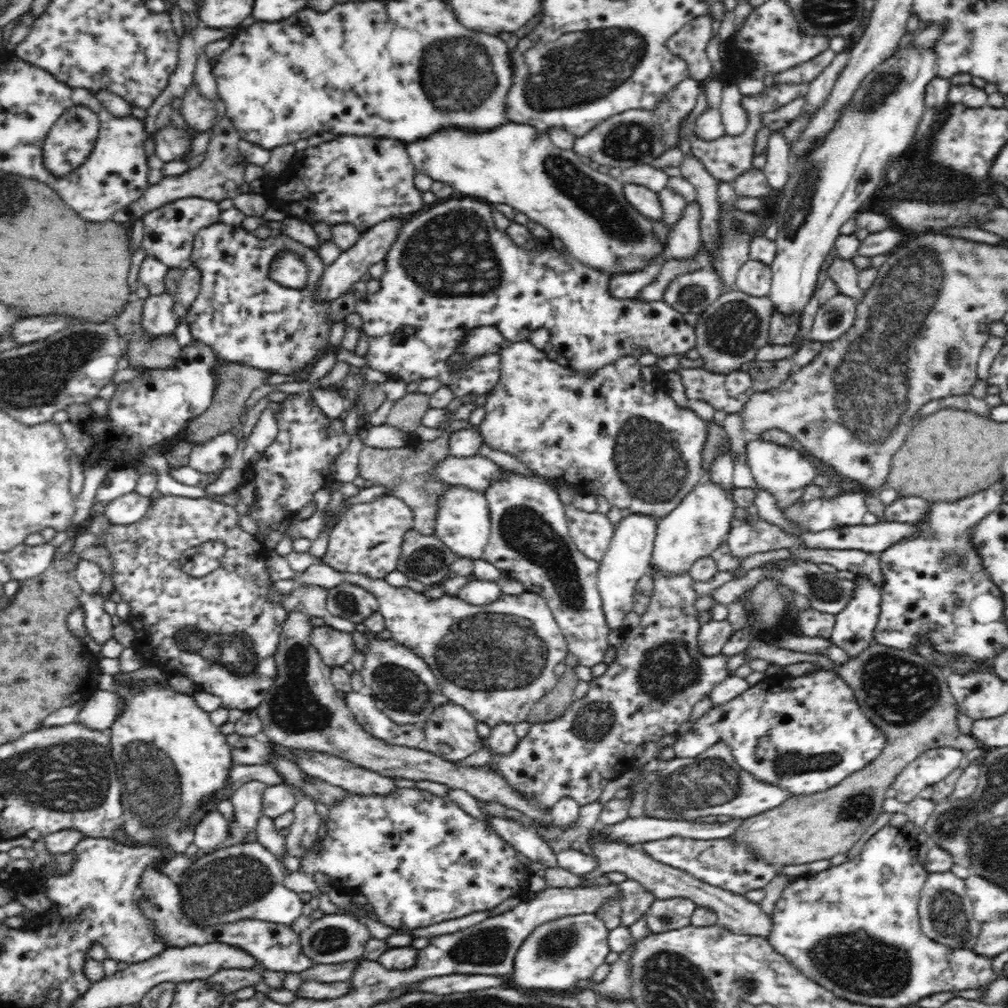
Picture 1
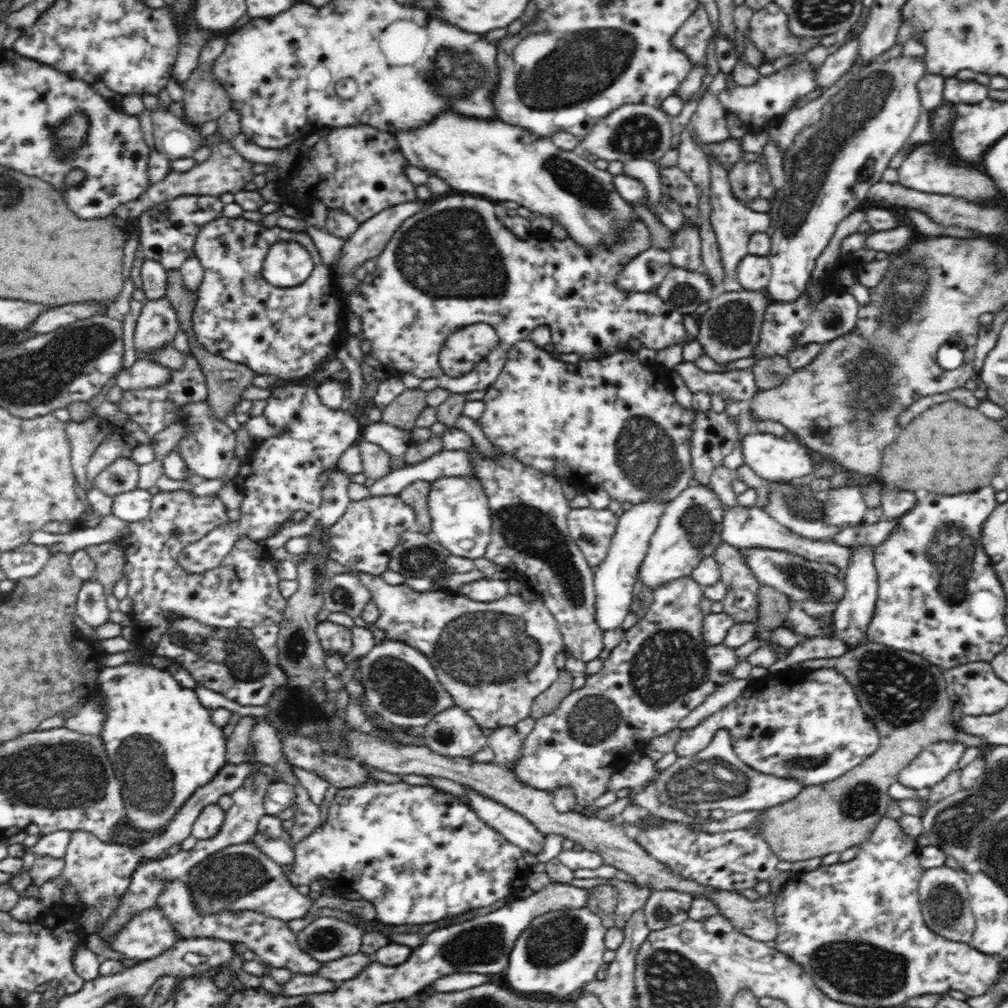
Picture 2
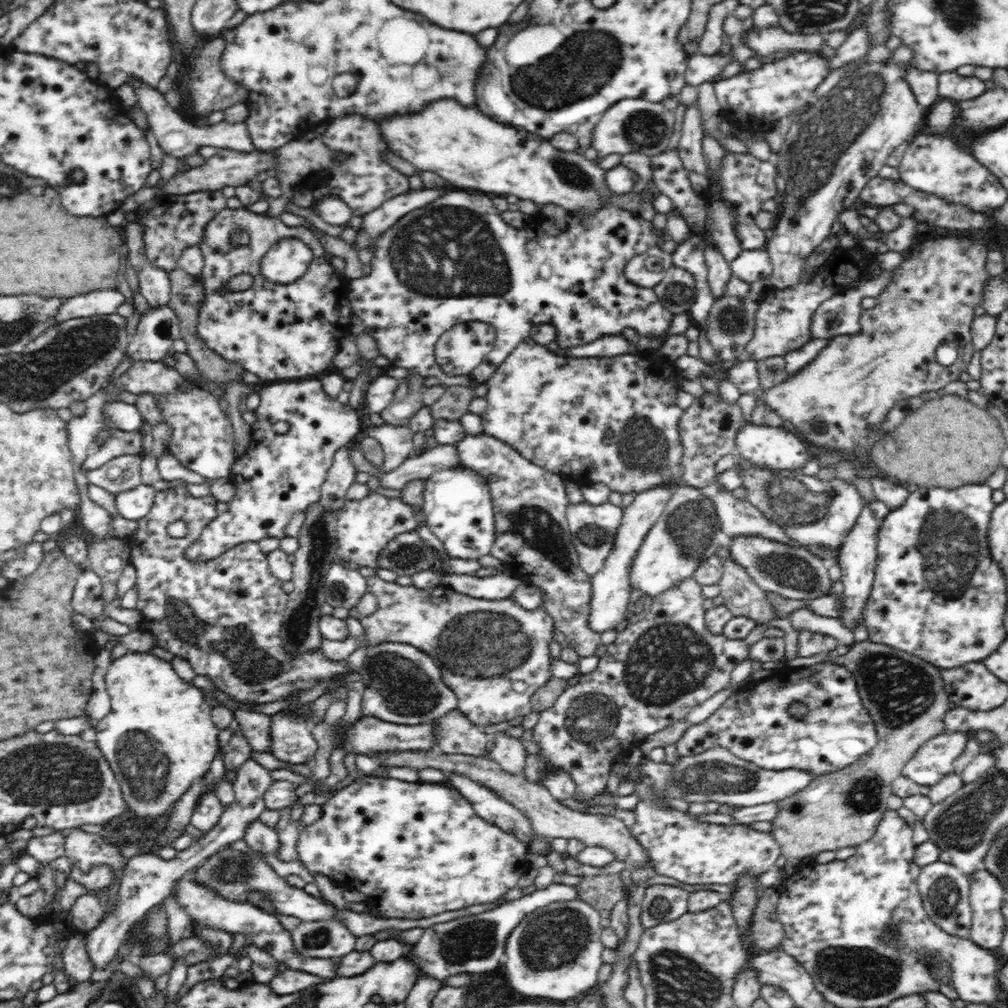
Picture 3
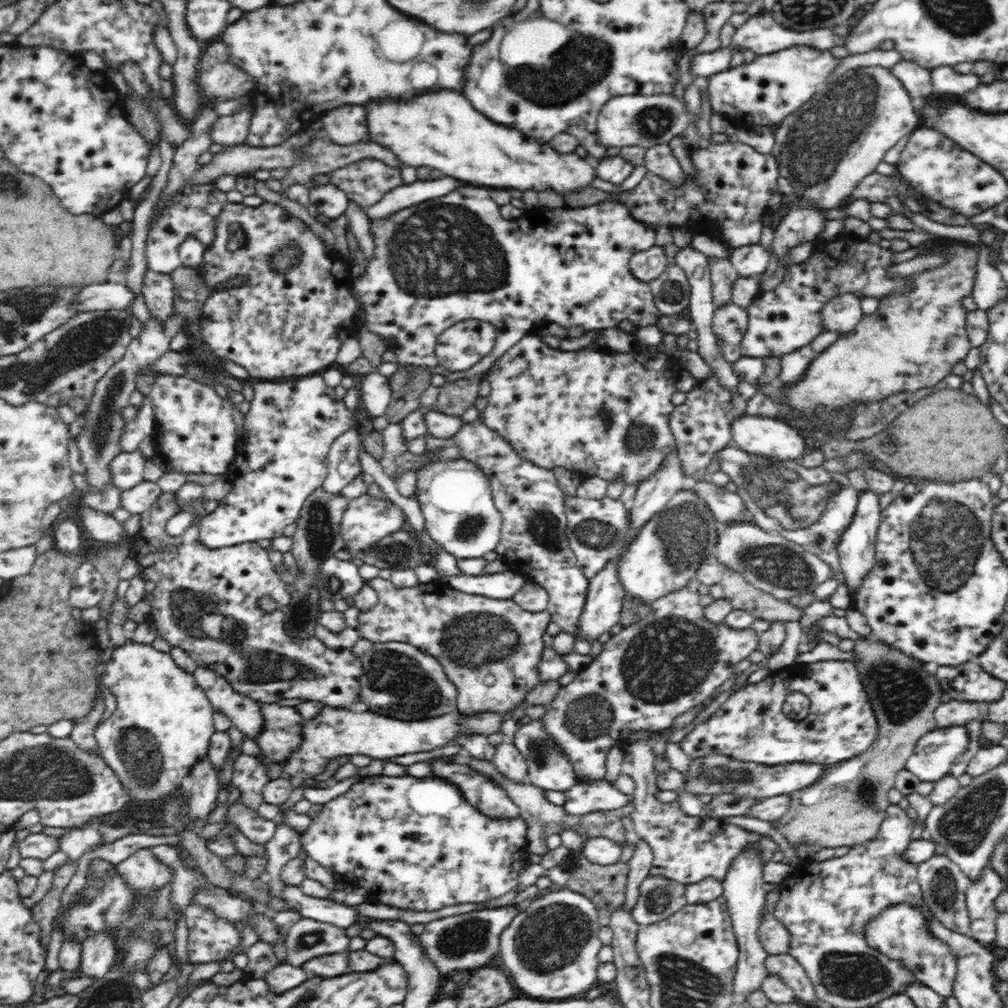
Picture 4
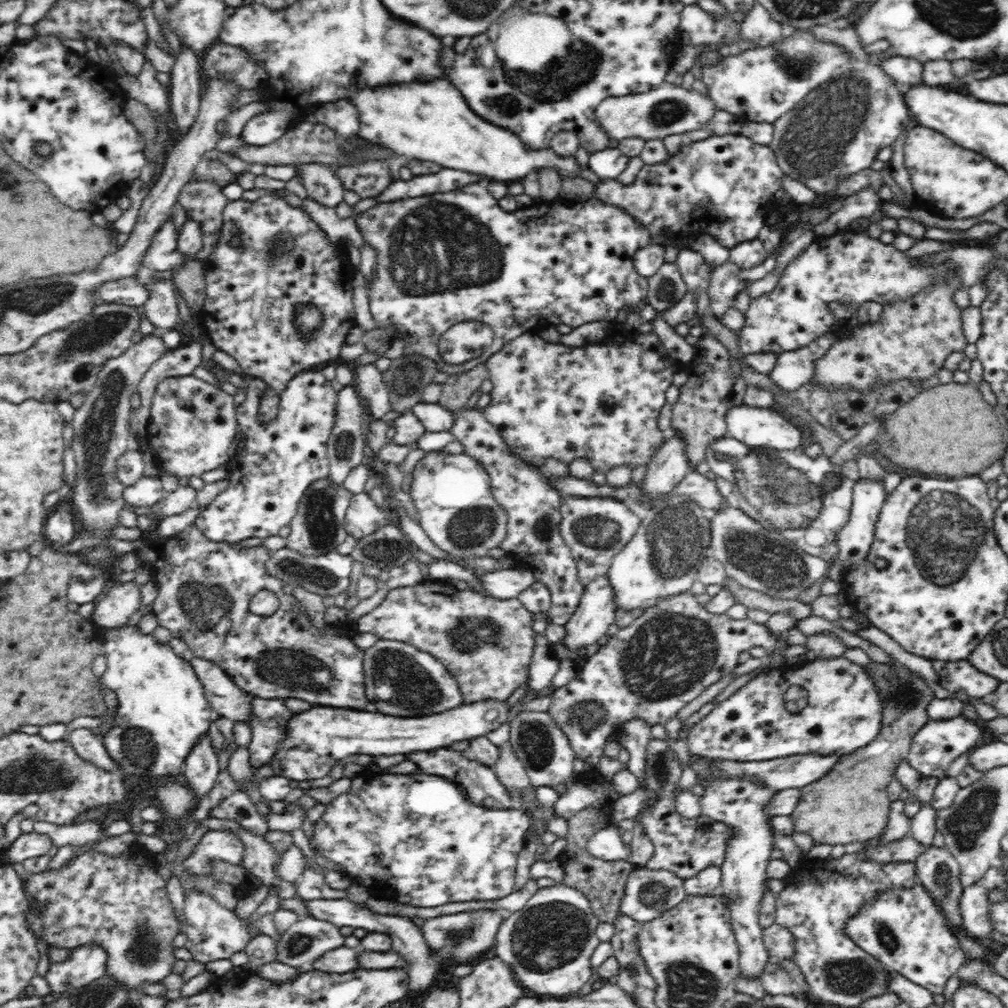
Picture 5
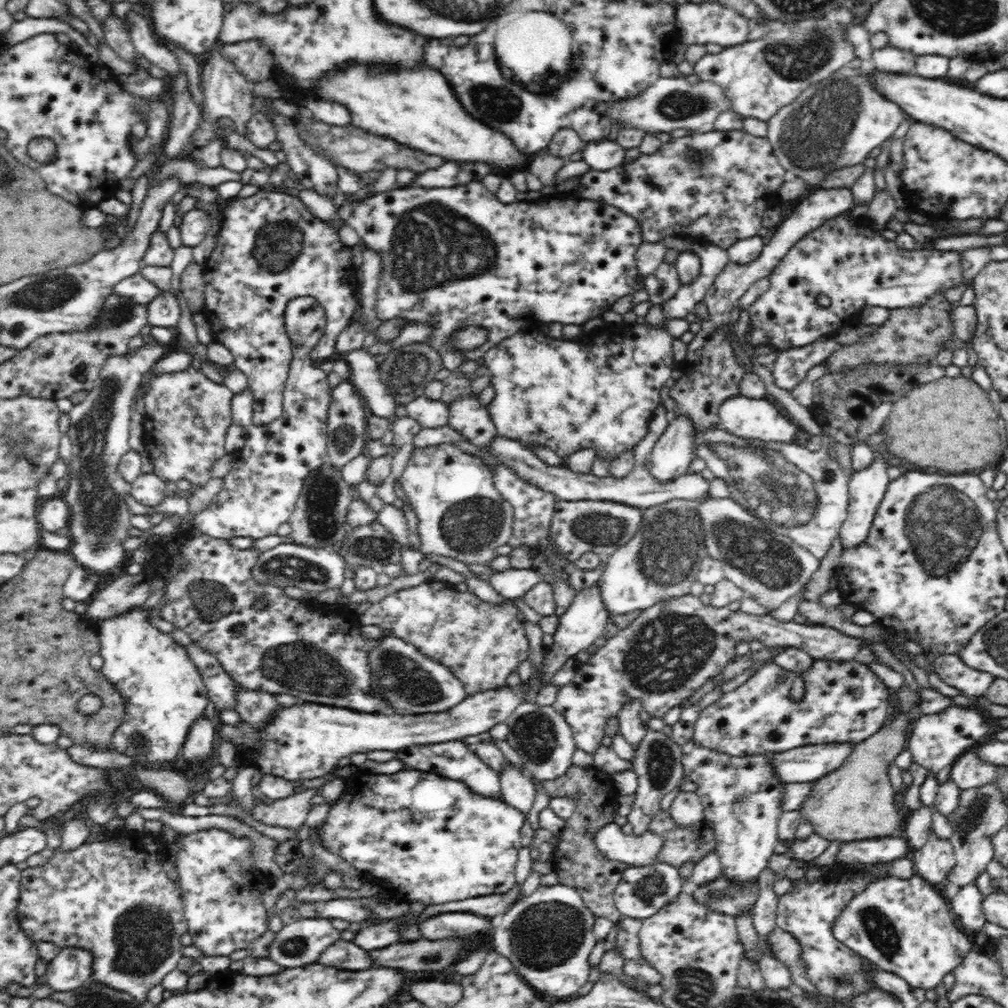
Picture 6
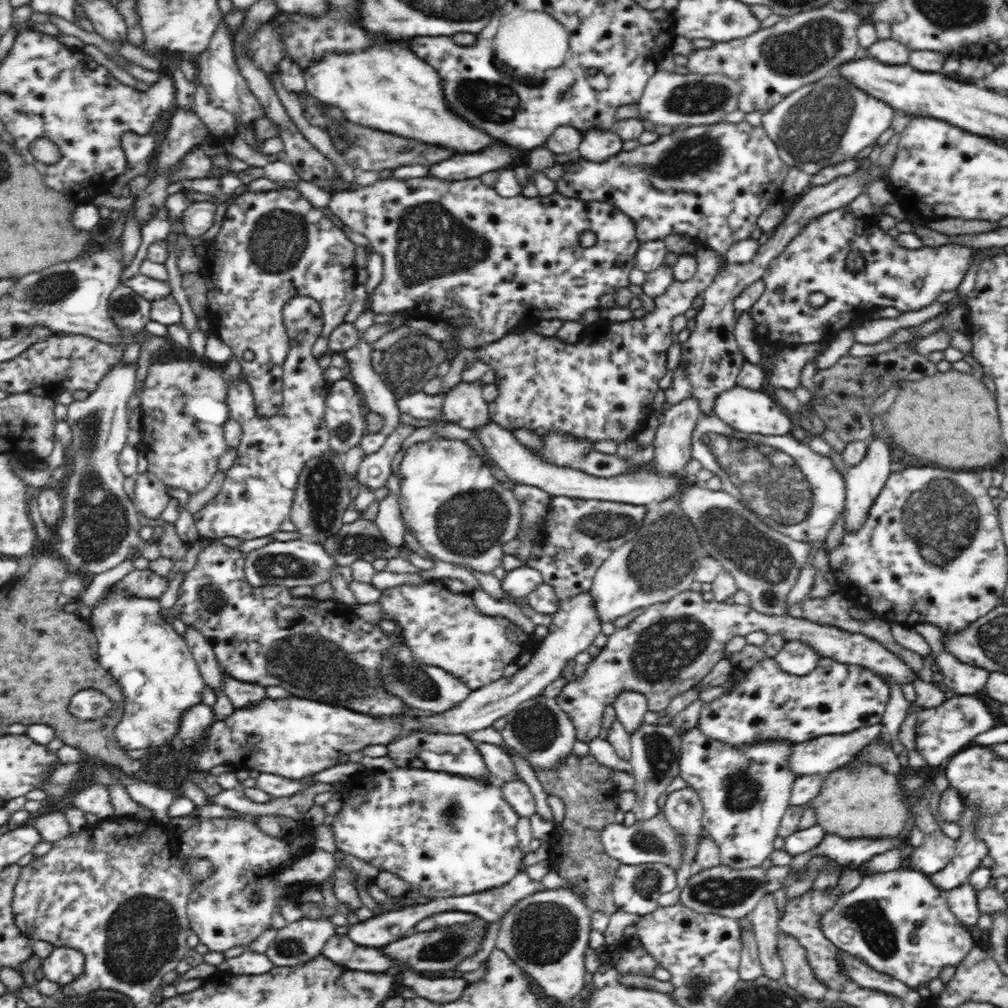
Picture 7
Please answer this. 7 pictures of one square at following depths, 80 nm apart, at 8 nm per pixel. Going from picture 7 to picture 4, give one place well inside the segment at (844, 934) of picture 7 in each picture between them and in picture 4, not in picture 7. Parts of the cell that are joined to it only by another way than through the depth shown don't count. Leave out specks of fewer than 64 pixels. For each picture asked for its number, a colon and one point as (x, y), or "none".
4: (901, 932)
5: (904, 929)
6: (903, 926)

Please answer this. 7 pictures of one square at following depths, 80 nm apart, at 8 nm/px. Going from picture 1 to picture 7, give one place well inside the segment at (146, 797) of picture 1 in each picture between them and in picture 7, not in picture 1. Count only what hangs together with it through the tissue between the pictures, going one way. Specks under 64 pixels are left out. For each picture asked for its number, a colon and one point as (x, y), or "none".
2: (163, 746)
3: (159, 737)
4: (162, 724)
5: (162, 712)
6: (163, 692)
7: (160, 680)

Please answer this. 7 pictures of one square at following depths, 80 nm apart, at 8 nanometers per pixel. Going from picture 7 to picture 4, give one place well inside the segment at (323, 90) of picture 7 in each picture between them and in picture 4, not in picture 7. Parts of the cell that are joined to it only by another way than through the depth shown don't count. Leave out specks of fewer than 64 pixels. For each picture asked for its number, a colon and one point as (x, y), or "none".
4: (442, 130)
5: (429, 120)
6: (417, 108)

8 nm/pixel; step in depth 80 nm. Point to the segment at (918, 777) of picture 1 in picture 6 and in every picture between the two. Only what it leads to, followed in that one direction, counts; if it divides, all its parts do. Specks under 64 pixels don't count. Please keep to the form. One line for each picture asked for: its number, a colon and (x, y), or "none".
2: (935, 762)
3: (933, 760)
4: (934, 753)
5: (938, 743)
6: (937, 740)

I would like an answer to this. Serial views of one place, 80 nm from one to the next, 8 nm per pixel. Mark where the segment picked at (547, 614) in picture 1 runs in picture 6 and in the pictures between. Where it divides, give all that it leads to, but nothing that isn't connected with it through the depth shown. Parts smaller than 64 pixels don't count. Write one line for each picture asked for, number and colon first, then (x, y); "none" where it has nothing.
2: (494, 658)
3: (494, 654)
4: (490, 649)
5: (486, 643)
6: (482, 643)

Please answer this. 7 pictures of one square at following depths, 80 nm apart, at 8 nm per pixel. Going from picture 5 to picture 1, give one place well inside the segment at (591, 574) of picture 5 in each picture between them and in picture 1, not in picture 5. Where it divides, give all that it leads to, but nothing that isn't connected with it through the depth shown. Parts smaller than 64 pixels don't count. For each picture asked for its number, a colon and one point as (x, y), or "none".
1: (591, 533)
2: (592, 529)
3: (592, 528)
4: (598, 530)

